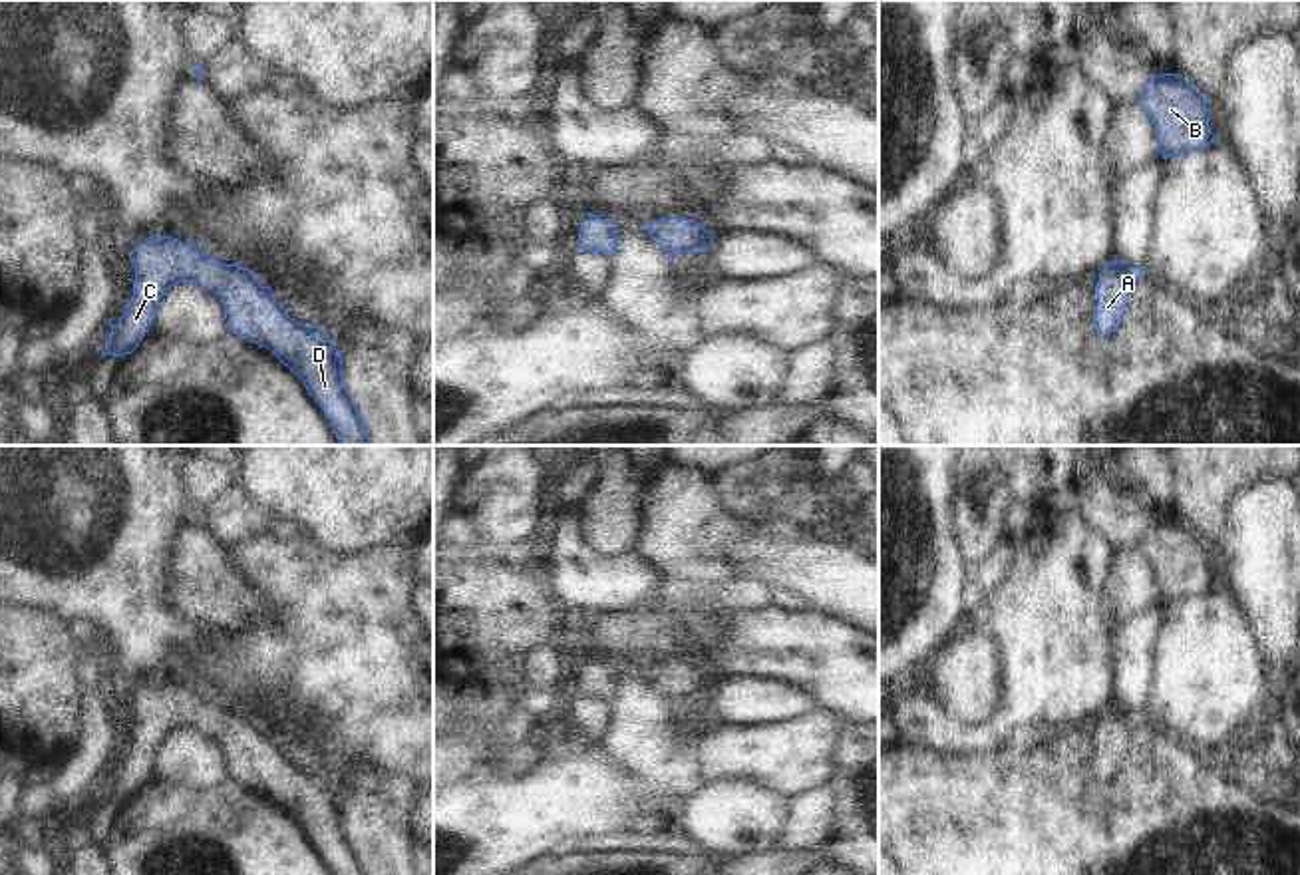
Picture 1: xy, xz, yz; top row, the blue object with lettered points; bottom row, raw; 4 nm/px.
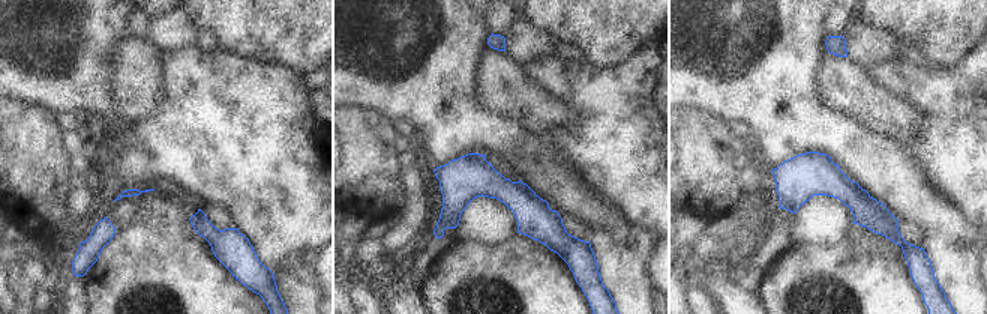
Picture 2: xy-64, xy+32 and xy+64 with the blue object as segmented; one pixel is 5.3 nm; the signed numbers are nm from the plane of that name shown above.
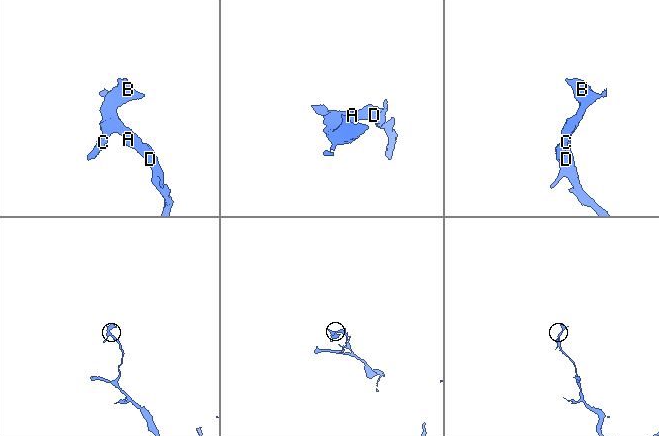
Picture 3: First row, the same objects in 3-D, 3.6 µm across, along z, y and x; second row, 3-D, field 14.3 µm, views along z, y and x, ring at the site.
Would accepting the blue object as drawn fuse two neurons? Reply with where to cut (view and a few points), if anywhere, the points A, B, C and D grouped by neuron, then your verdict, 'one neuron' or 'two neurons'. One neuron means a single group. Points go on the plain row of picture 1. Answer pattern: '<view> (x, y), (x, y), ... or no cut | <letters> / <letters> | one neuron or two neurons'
no cut | A B C D | one neuron

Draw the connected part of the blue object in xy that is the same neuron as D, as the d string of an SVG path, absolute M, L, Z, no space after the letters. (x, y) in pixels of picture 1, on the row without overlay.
M165 680L135 692L129 704L135 712L133 742L119 768L109 770L111 782L101 793L101 801L111 799L123 803L125 799L131 799L145 782L145 776L153 770L159 744L177 728L199 728L223 744L229 758L229 778L268 793L284 811L288 811L302 825L308 839L320 849L334 875L366 875L366 869L346 835L342 803L332 786L322 774L306 772L290 764L272 742L270 734L260 732L254 726L252 716L237 708L223 710L205 700L201 692L183 690L179 684Z

